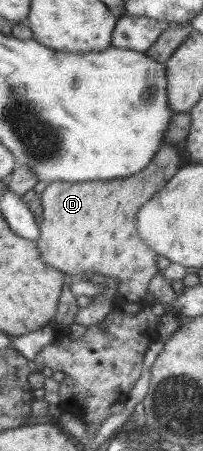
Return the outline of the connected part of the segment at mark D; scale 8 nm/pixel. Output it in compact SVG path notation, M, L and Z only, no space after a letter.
M162 141L152 161L134 175L113 180L53 181L41 186L43 221L35 241L41 260L74 278L97 273L119 279L120 286L114 299L116 305L144 301L150 279L160 271L156 265L159 254L139 236L137 213L174 177L178 168L179 150L174 144Z

